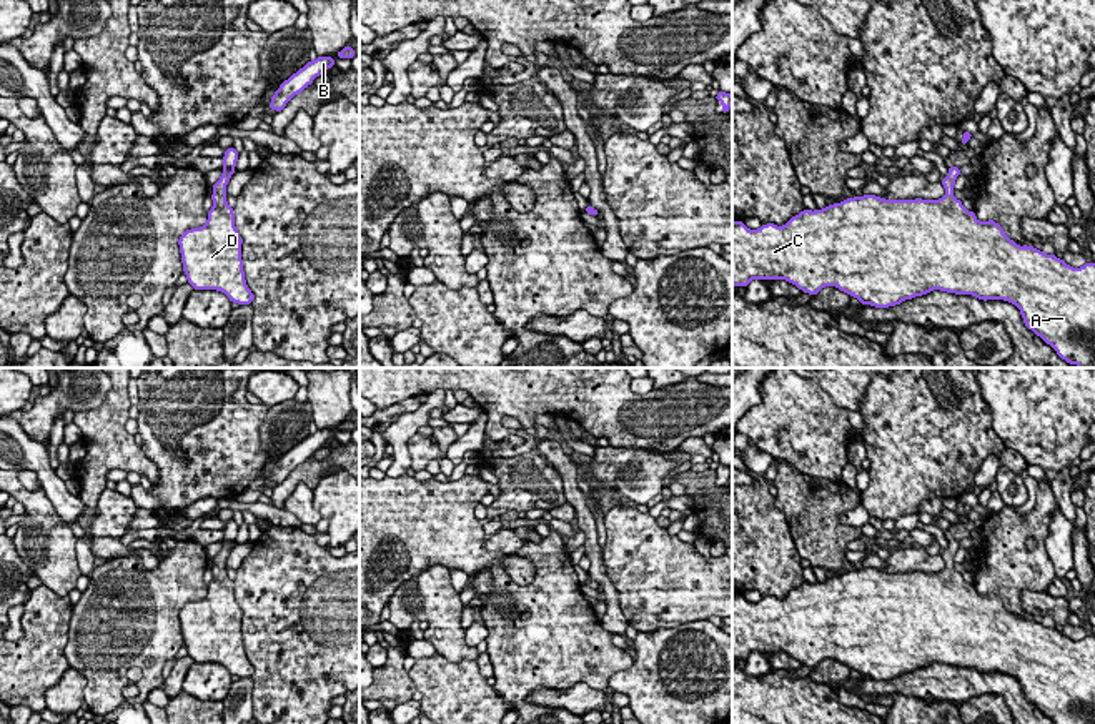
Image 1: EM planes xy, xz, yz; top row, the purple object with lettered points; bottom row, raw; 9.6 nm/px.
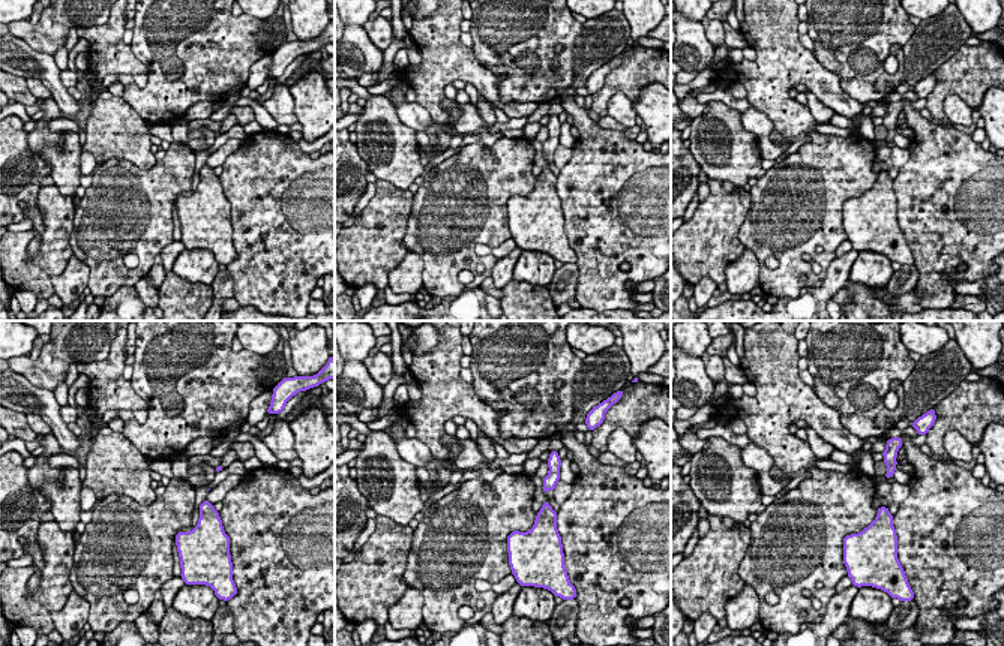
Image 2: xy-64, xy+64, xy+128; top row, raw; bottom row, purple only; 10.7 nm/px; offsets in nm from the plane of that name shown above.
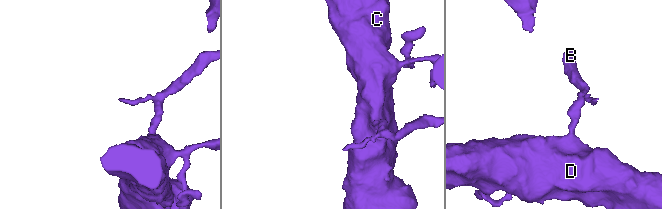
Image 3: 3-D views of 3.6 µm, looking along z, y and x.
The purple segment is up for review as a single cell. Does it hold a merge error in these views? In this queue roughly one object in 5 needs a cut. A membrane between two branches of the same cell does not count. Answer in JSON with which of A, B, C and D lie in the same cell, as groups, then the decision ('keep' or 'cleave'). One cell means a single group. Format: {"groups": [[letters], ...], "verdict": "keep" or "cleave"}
{"groups": [["A", "B", "C", "D"]], "verdict": "keep"}

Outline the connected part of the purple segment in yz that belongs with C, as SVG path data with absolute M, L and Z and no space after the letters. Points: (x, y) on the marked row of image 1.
M950 166L942 180L945 195L939 200L885 200L875 195L847 198L827 205L824 210L802 210L784 226L774 223L749 230L742 221L732 223L732 286L747 286L757 280L785 280L809 295L825 286L857 298L862 305L889 308L905 300L927 295L934 290L972 295L979 300L1003 300L1013 303L1023 323L1068 364L1095 368L1095 263L1072 268L1055 255L1033 246L1018 246L993 220L979 221L974 211L964 208L954 193L960 168Z

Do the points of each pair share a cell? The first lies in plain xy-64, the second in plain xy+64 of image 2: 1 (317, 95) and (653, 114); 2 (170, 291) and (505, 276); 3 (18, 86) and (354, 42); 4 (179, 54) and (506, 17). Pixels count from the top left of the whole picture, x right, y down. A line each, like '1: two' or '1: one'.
1: one
2: two
3: two
4: one

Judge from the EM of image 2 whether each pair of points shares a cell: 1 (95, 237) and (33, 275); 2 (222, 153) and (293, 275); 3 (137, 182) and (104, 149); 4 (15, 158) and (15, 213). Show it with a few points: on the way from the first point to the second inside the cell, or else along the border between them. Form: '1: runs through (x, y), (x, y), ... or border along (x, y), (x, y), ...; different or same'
1: border along (74, 216), (74, 228), (69, 237), (72, 254); different
2: border along (242, 141), (221, 165); different
3: border along (98, 164), (107, 159), (128, 159), (146, 170); different
4: runs through (15, 171), (15, 200); same

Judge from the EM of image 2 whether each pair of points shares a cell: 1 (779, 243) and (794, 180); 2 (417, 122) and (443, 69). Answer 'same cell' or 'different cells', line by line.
1: same cell
2: different cells

